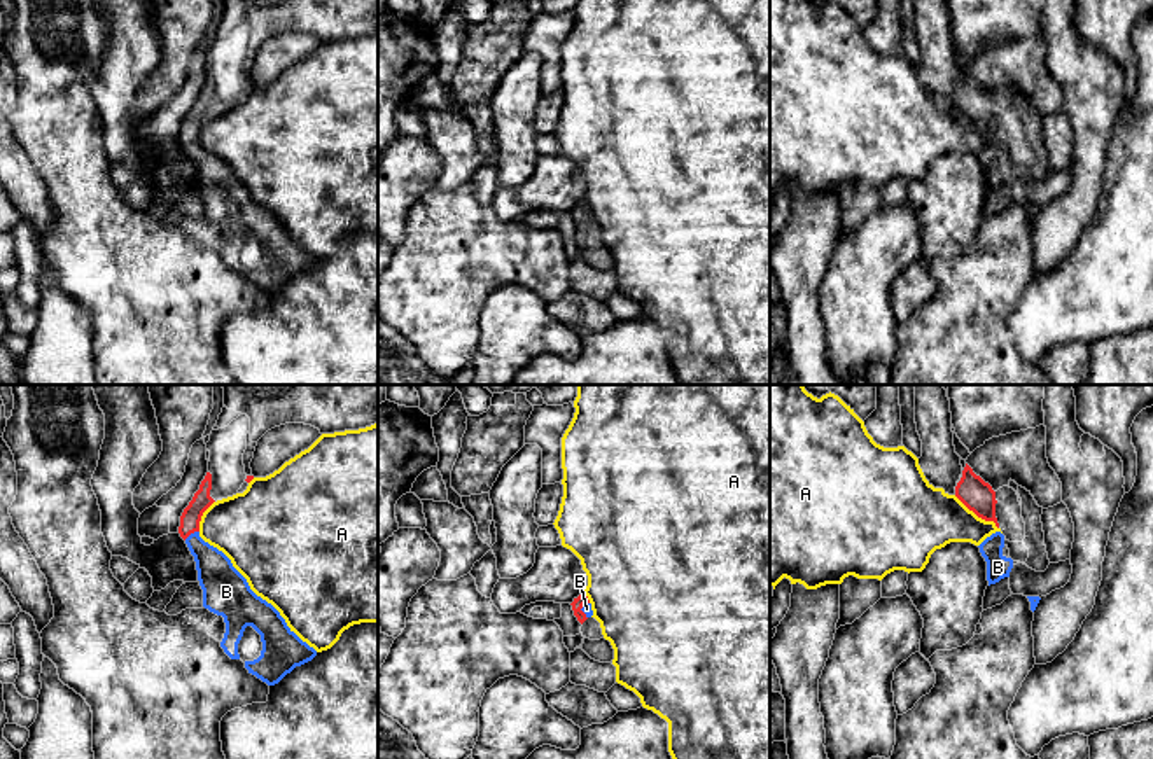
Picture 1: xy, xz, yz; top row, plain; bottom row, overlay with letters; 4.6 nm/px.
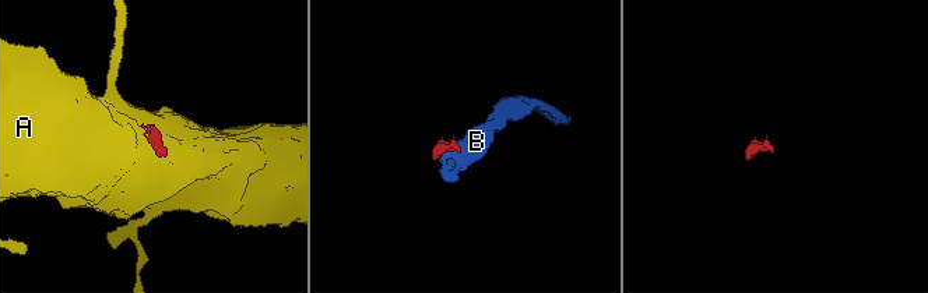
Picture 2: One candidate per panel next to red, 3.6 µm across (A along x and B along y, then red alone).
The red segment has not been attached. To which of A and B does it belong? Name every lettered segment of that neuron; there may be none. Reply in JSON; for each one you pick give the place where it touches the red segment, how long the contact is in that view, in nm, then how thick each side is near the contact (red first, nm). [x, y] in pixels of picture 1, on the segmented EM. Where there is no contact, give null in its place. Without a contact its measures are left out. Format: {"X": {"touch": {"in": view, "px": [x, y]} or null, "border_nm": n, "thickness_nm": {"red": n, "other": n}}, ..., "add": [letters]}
{"B": {"touch": {"in": "xy", "px": [191, 532]}, "border_nm": 80, "thickness_nm": {"red": 100, "other": 180}}, "add": ["B"]}

